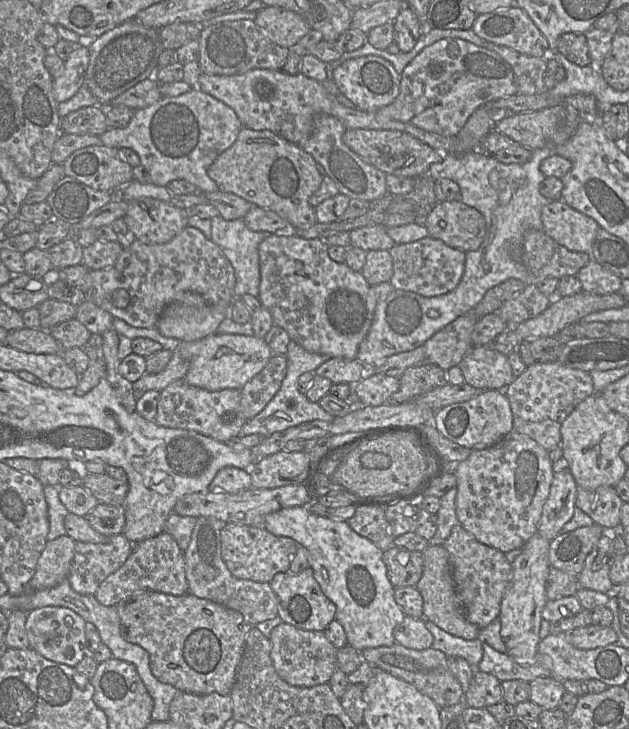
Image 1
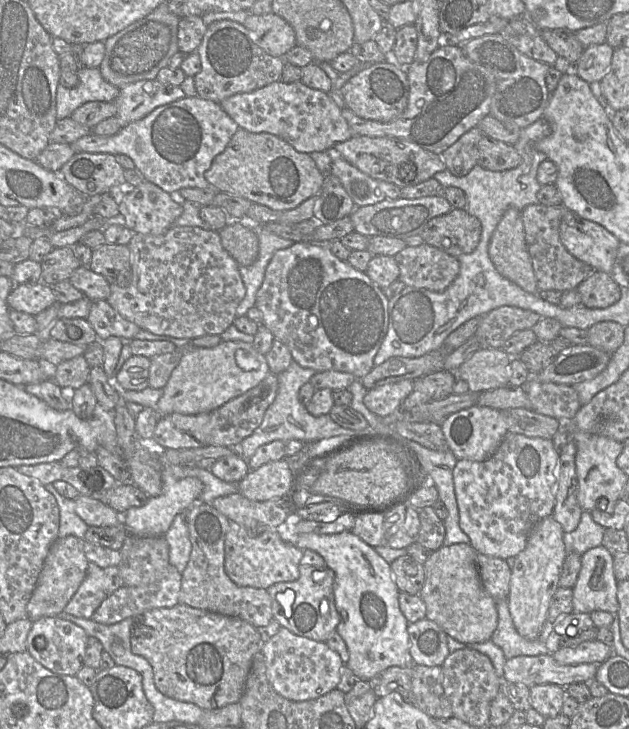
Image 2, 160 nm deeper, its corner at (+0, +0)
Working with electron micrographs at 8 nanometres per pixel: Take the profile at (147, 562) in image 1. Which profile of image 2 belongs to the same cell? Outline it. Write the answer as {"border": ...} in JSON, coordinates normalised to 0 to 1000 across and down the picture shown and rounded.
{"border":[[[272,774],[256,794],[226,805],[192,804],[172,818],[145,849],[175,857],[246,834],[286,827],[288,786]]]}

